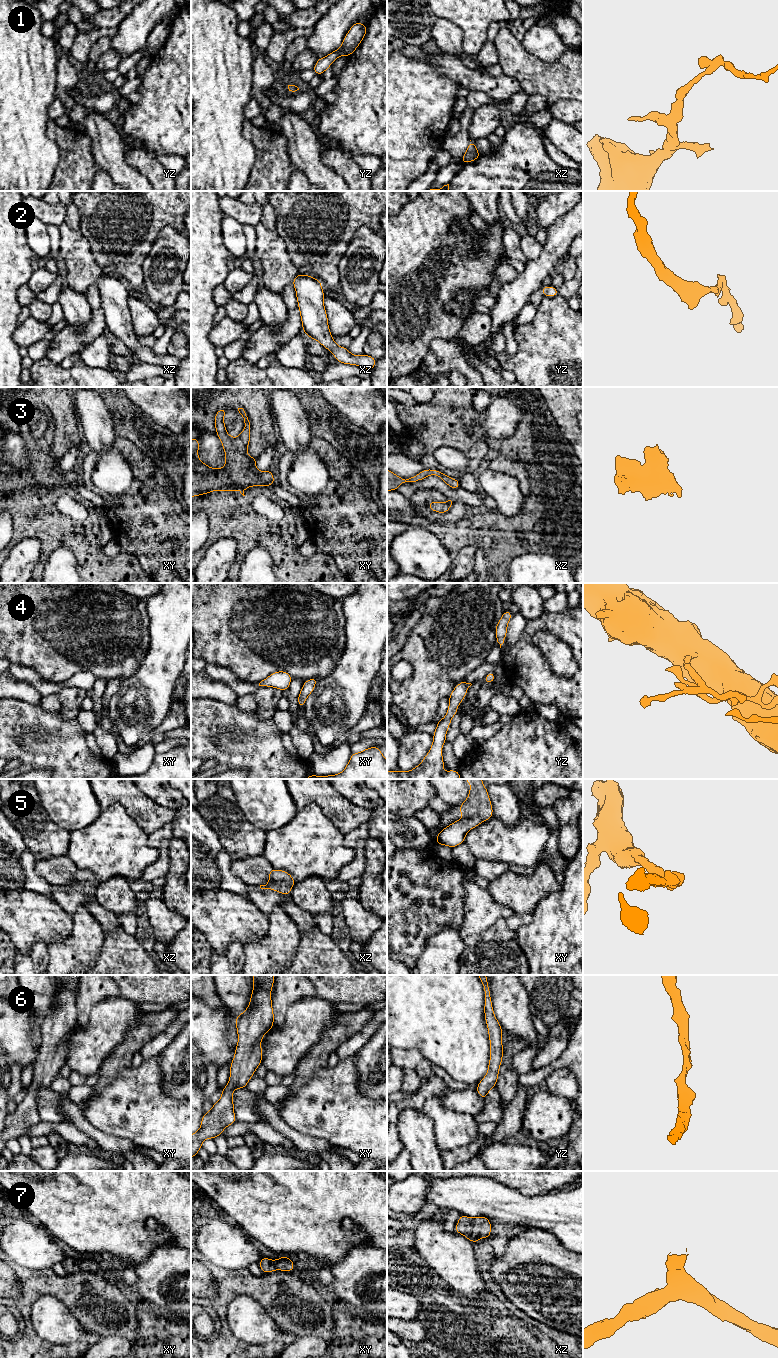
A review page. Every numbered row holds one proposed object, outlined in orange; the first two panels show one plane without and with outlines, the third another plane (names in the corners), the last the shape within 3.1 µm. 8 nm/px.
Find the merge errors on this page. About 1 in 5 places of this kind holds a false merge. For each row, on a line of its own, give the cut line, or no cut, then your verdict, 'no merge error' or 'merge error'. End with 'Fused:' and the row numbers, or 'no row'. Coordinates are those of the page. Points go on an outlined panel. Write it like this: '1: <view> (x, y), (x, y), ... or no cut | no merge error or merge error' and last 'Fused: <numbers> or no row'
1: no cut | no merge error
2: no cut | no merge error
3: no cut | no merge error
4: no cut | no merge error
5: xz (269, 881), (283, 881), (290, 887) | merge error
6: no cut | no merge error
7: no cut | no merge error
Fused: 5

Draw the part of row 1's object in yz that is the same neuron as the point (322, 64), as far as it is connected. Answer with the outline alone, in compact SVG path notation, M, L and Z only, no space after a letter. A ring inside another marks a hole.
M361 22L354 23L345 35L340 48L318 59L313 68L315 74L322 75L338 57L342 55L348 57L353 54L364 39L366 32L365 24Z

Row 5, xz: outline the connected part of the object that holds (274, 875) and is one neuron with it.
M272 868L272 870L269 871L268 874L269 874L270 883L274 881L283 881L289 887L293 887L296 883L294 878L288 872L284 870L278 870L278 869Z

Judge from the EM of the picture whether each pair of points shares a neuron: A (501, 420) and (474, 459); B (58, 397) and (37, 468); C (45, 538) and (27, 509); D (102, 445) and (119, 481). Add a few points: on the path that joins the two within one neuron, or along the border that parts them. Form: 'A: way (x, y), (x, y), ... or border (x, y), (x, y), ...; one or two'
A: border (484, 418), (473, 425), (470, 434), (471, 439); two
B: border (54, 426), (54, 443), (50, 449); two
C: way (44, 531), (32, 519), (32, 516); one
D: way (109, 454), (112, 460), (112, 472); one

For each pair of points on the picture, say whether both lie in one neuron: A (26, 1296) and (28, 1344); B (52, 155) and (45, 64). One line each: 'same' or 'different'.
A: same
B: same

